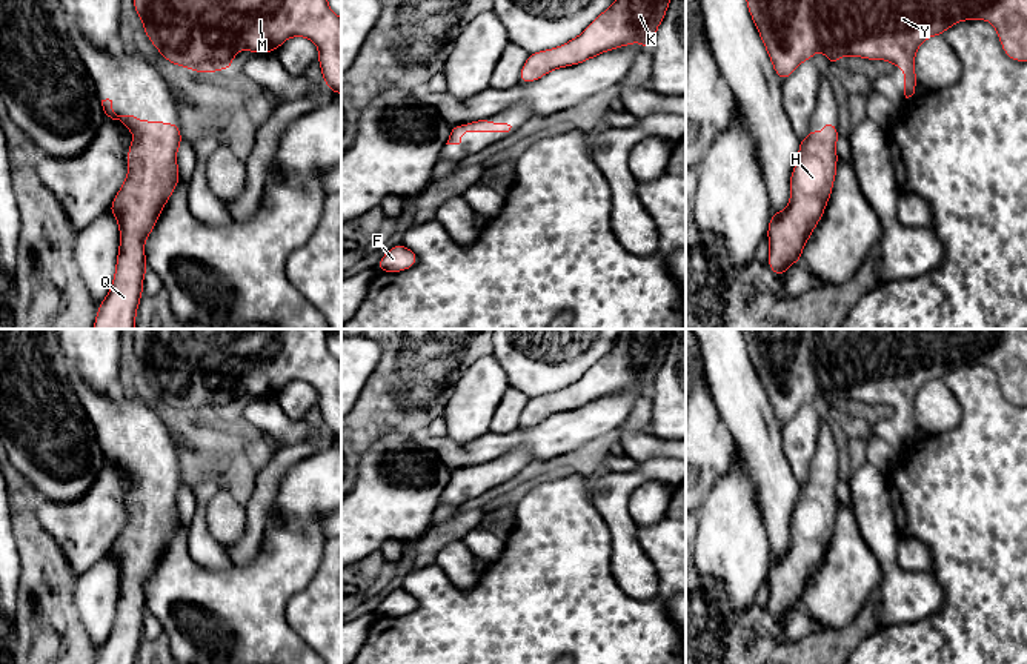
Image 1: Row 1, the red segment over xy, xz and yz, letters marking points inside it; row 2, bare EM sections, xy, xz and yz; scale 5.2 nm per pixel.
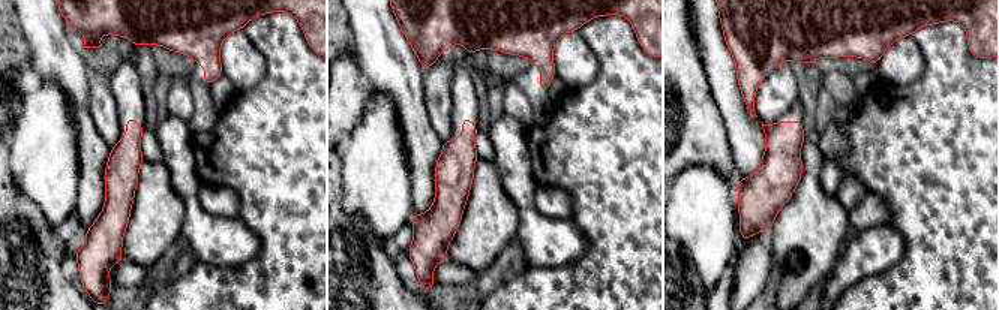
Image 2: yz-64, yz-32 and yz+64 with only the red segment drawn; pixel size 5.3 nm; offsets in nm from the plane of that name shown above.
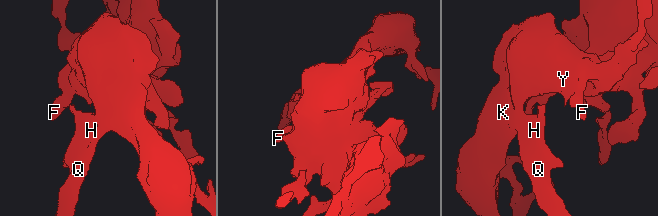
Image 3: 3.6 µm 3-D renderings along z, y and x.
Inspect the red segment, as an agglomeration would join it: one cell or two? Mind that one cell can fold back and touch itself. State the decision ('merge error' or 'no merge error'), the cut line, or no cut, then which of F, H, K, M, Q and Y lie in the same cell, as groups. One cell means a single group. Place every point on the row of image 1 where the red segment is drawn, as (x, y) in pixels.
no merge error; no cut; F H K M Q Y

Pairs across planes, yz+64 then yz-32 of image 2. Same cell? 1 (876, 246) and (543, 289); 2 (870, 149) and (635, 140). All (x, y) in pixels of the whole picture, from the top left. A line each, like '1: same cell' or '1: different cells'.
1: different cells
2: same cell

